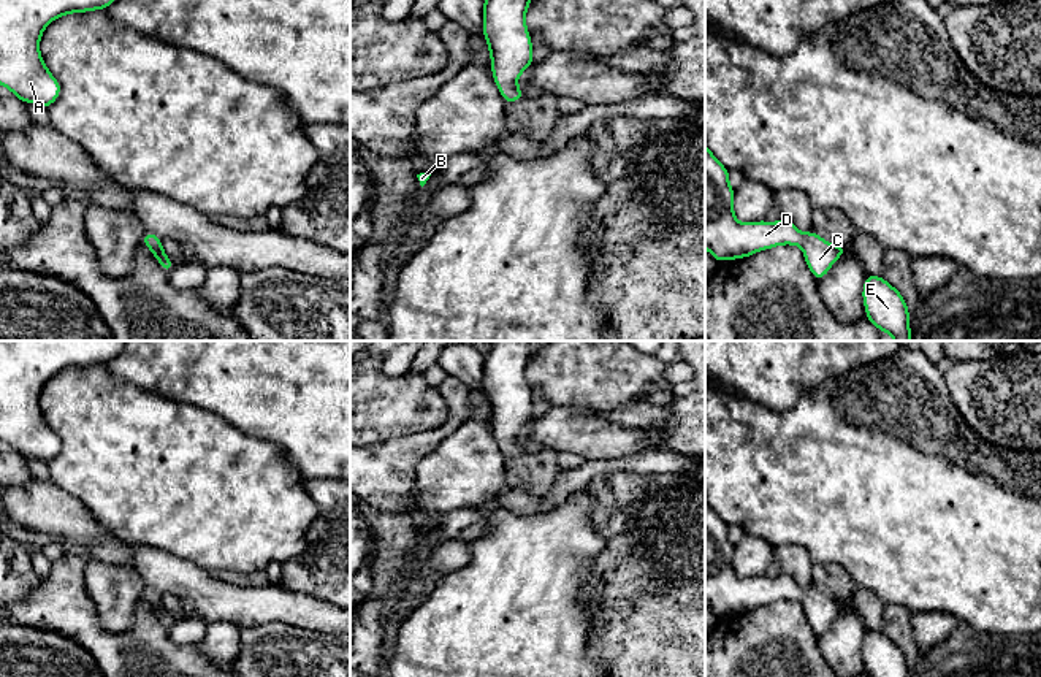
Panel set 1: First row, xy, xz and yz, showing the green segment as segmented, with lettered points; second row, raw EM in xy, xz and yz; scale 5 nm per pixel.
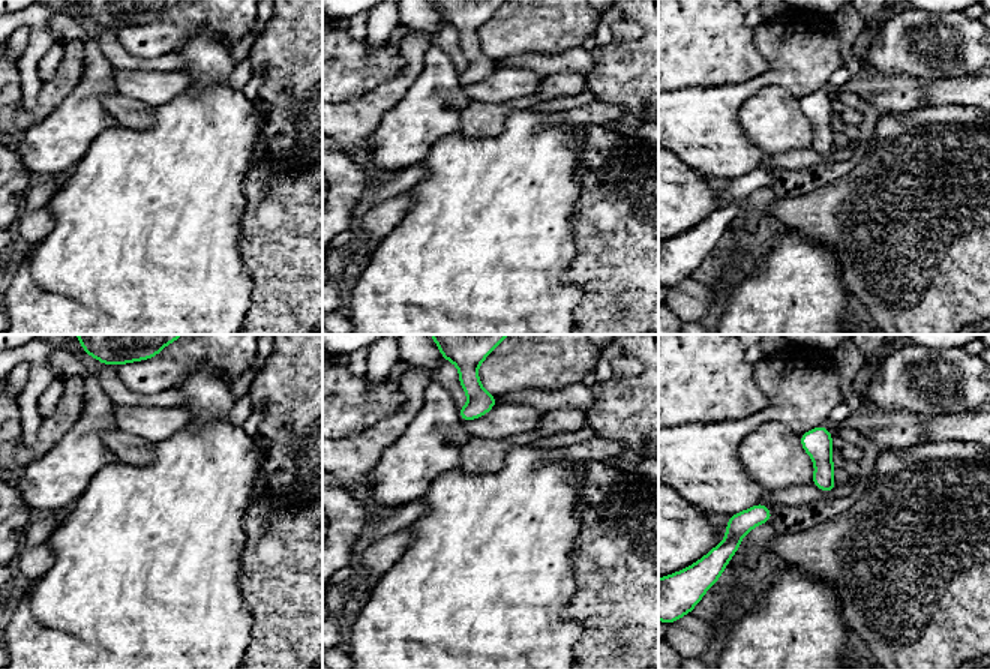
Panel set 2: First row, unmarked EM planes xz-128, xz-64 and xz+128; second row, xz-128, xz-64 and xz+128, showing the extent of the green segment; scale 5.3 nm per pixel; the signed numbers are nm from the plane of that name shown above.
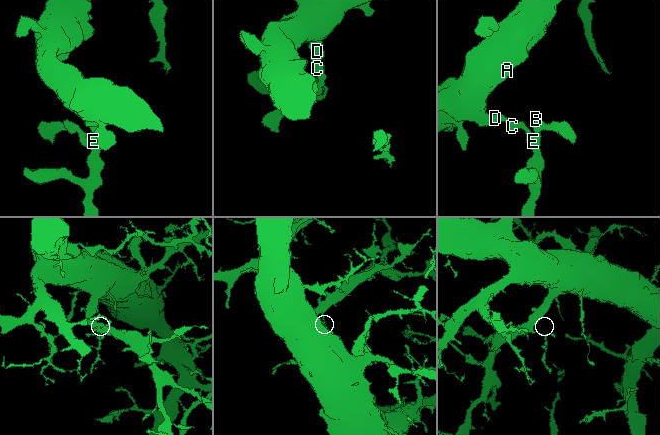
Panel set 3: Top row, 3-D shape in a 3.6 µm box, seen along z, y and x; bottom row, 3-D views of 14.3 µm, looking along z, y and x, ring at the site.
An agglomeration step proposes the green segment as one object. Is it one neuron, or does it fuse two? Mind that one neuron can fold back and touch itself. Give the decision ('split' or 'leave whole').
leave whole

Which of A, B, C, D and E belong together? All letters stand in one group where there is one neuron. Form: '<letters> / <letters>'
A B C D E

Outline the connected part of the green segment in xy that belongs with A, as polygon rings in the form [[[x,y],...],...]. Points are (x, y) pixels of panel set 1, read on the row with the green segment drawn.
[[[0,0],[0,84],[24,103],[49,108],[60,95],[60,82],[40,55],[40,38],[51,21],[70,13],[106,10],[114,0]]]

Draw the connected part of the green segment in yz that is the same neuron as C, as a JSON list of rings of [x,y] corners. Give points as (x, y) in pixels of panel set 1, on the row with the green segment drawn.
[[[705,143],[705,249],[711,252],[716,263],[792,244],[803,249],[806,266],[819,282],[833,262],[848,251],[848,246],[830,244],[813,230],[800,233],[784,217],[775,224],[767,220],[740,224],[734,216],[734,197],[729,170],[721,165]]]

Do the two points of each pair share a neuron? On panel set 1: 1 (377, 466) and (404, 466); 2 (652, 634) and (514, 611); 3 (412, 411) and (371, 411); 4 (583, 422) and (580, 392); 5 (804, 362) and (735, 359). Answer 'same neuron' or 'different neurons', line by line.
1: same neuron
2: different neurons
3: same neuron
4: different neurons
5: same neuron

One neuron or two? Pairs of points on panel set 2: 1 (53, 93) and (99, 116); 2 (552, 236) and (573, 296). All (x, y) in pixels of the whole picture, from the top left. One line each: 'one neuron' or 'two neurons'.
1: two neurons
2: one neuron

